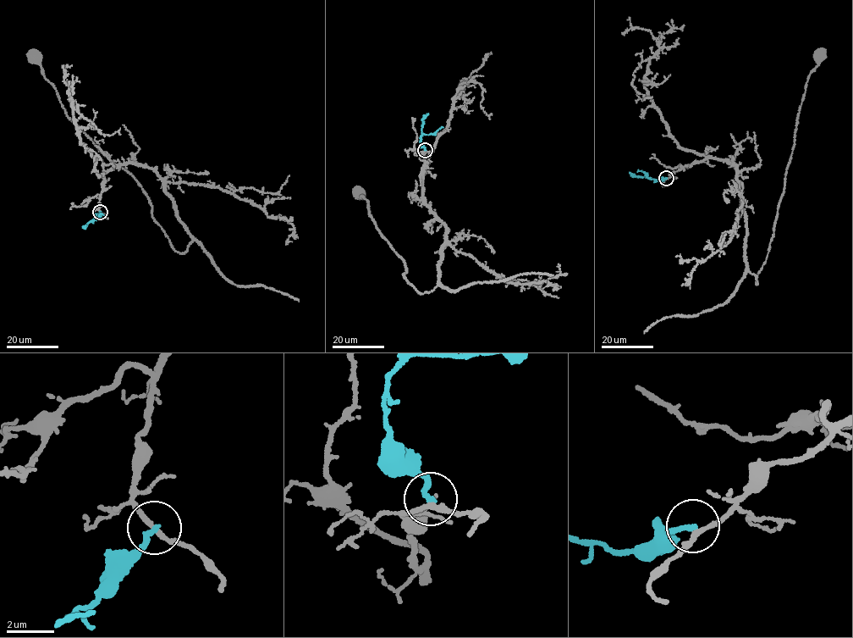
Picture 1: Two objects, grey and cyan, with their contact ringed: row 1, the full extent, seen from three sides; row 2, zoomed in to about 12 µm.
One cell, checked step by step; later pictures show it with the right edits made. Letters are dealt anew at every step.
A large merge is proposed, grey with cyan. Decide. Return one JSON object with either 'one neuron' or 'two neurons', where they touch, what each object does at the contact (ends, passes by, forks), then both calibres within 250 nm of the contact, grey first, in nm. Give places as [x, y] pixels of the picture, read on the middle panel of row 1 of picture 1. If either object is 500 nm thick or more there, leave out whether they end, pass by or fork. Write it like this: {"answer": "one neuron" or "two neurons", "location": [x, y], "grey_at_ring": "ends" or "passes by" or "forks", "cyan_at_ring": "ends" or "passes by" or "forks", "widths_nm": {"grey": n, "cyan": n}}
{"answer": "two neurons", "location": [425, 150], "grey_at_ring": "passes by", "cyan_at_ring": "ends", "widths_nm": {"grey": 200, "cyan": 240}}

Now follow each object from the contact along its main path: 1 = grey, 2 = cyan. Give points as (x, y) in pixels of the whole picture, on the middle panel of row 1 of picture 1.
1: (425, 151), (422, 199), (446, 230), (437, 284), (430, 291), (421, 293), (409, 283), (403, 259), (359, 192)
2: (425, 150), (420, 136), (434, 133), (443, 127)

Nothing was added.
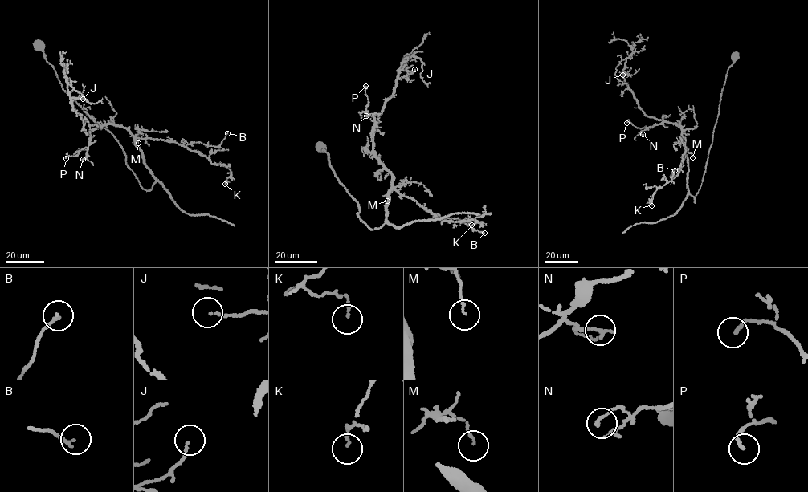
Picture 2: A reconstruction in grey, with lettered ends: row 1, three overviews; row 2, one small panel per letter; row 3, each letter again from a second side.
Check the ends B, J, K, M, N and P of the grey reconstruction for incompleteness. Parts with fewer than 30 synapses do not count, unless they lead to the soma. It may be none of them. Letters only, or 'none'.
none

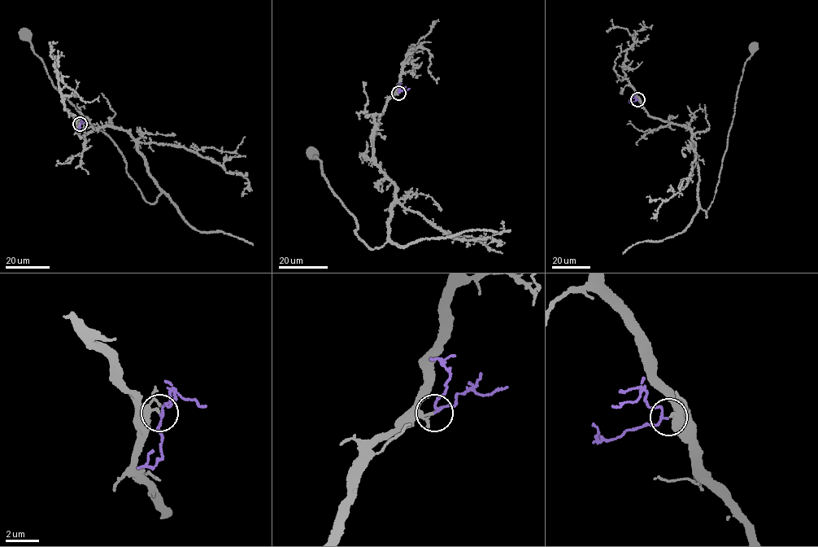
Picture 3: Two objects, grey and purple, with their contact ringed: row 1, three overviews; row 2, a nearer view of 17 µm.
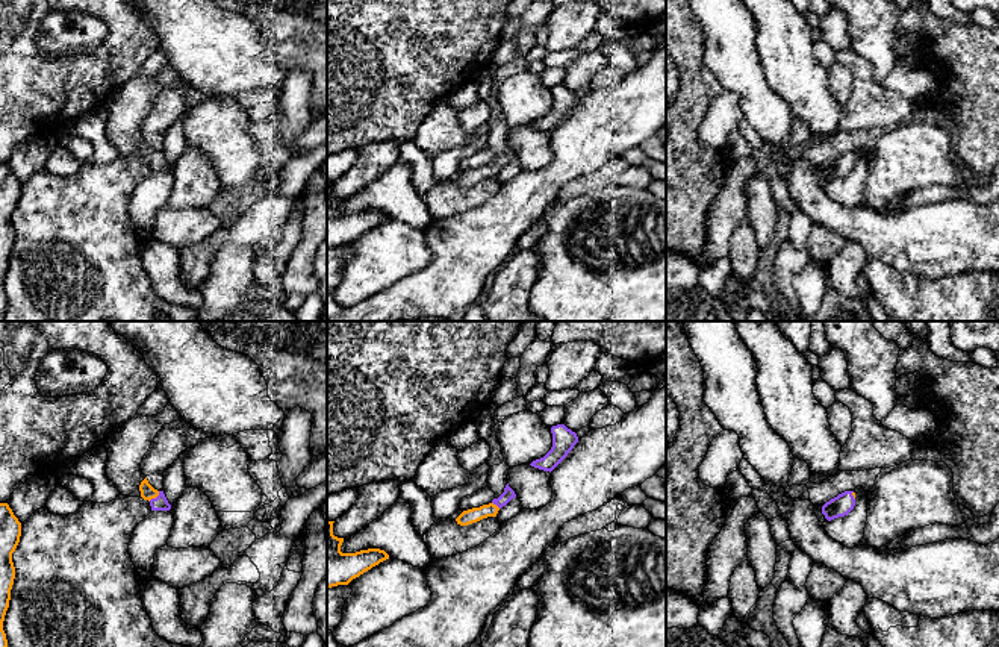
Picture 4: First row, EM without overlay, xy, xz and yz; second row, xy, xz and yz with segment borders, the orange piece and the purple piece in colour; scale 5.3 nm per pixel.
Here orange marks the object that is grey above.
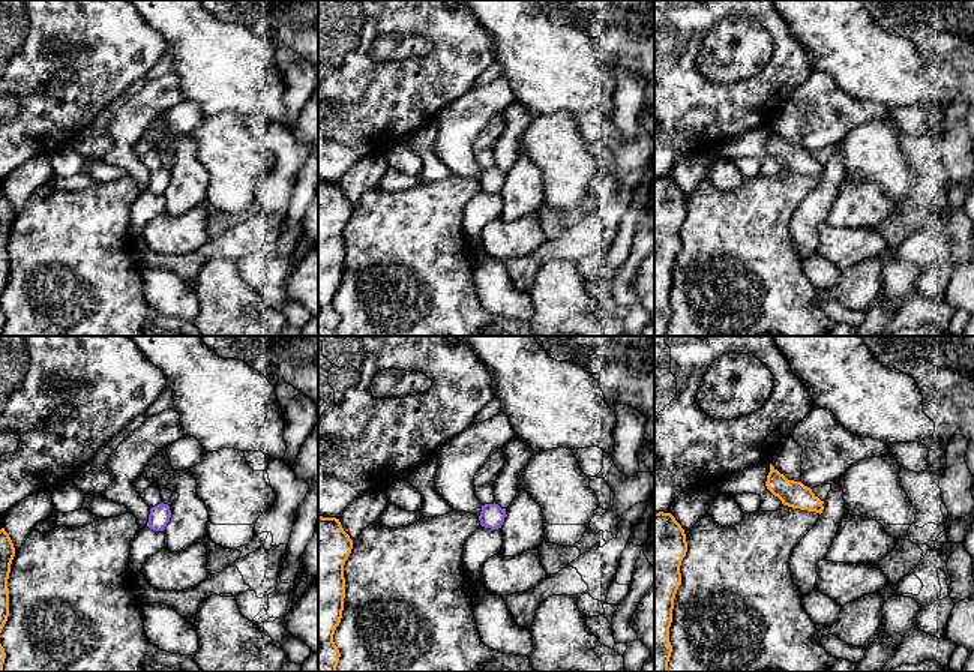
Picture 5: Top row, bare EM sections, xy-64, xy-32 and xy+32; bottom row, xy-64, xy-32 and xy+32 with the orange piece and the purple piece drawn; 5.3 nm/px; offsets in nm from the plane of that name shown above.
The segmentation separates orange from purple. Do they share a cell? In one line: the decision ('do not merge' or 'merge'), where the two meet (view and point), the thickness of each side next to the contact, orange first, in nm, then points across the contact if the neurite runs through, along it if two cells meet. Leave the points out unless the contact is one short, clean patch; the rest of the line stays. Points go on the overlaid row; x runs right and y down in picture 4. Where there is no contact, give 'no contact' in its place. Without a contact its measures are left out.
merge; meets orange in xy at (155, 497); 80 nm thick on the orange side, 80 nm on the other; runs through xy (147, 491), (155, 497), (159, 503)

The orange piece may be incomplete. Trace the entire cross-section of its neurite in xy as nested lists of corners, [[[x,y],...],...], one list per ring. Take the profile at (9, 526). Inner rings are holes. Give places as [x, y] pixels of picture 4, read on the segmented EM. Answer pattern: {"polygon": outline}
{"polygon": [[[0,503],[0,647],[8,647],[3,621],[9,608],[11,589],[15,579],[12,553],[21,536],[21,523],[8,503]]]}

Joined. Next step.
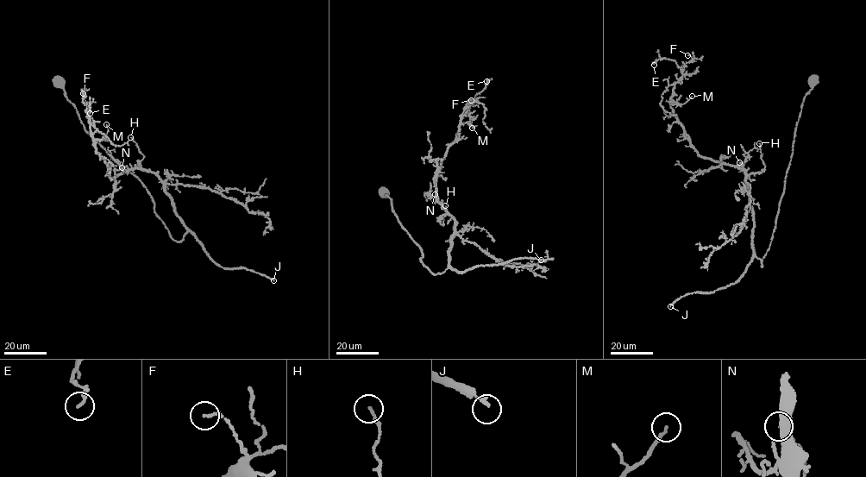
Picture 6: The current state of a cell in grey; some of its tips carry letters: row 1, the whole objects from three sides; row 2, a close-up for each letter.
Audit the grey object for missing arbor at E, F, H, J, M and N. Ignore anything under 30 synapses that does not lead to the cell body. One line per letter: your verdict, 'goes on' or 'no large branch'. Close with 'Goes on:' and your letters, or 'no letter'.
E: no large branch
F: no large branch
H: no large branch
J: goes on
M: no large branch
N: no large branch
Goes on: J

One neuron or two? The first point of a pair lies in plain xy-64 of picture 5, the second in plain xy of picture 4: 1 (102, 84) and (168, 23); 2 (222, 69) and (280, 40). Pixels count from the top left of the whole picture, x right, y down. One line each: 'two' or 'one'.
1: two
2: two

